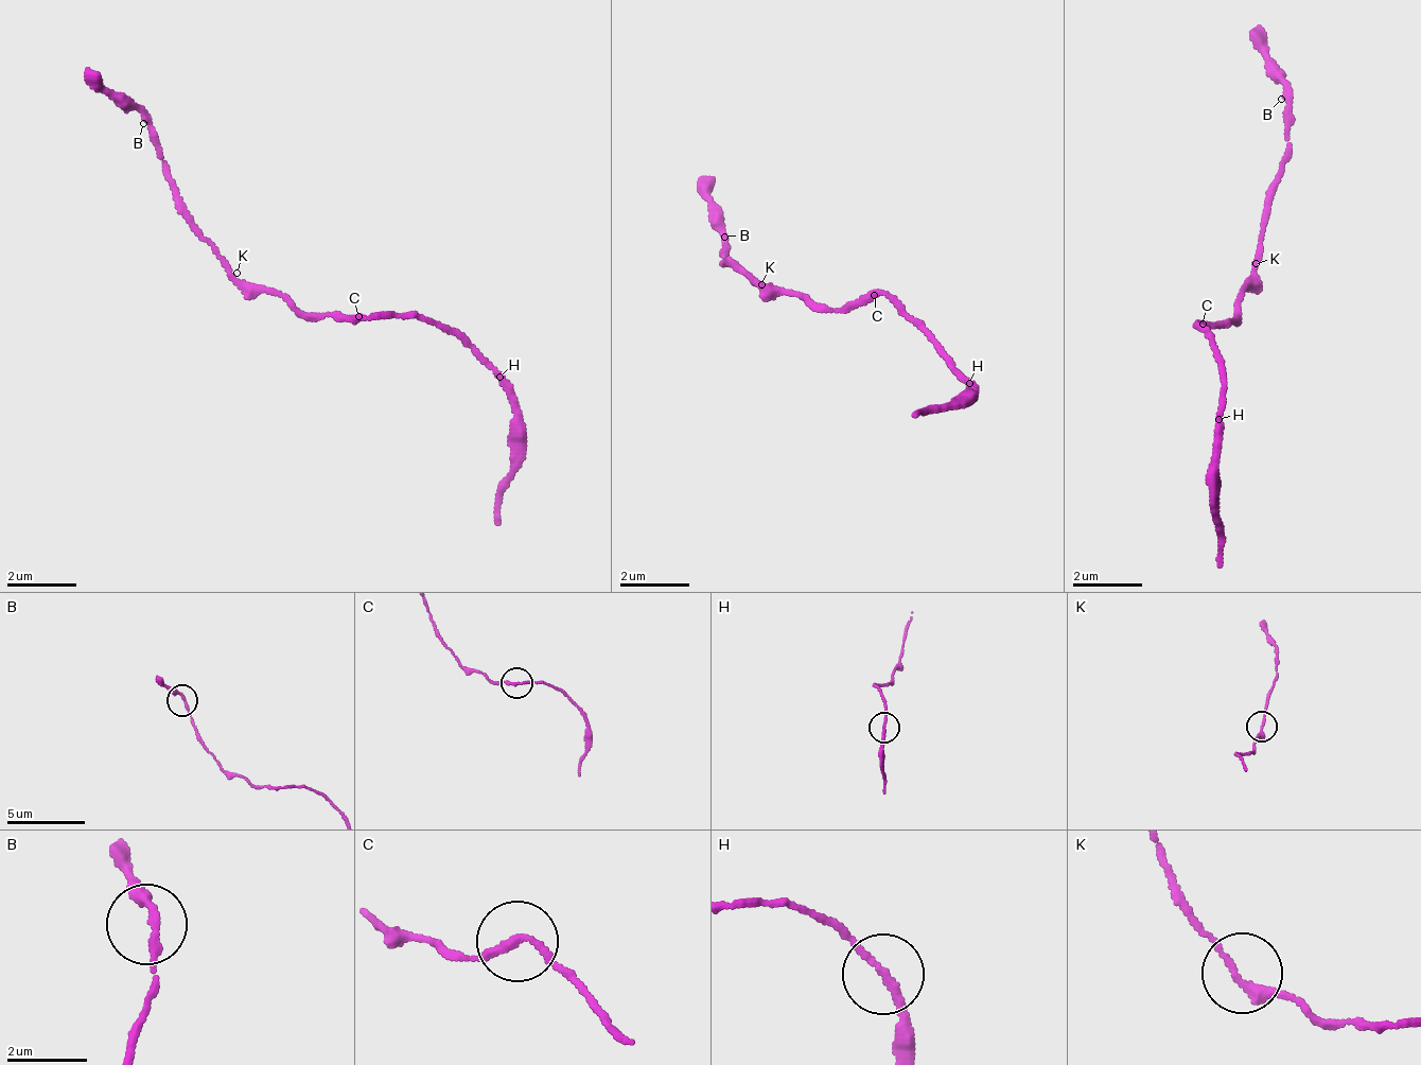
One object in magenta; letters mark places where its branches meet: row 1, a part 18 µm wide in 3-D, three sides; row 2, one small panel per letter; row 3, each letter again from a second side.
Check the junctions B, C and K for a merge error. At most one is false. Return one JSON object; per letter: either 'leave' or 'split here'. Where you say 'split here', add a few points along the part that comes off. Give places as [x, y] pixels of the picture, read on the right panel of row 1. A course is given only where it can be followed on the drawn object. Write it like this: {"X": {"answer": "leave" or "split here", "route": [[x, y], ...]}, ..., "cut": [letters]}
{"B": {"answer": "leave"}, "C": {"answer": "leave"}, "K": {"answer": "leave"}, "cut": []}

